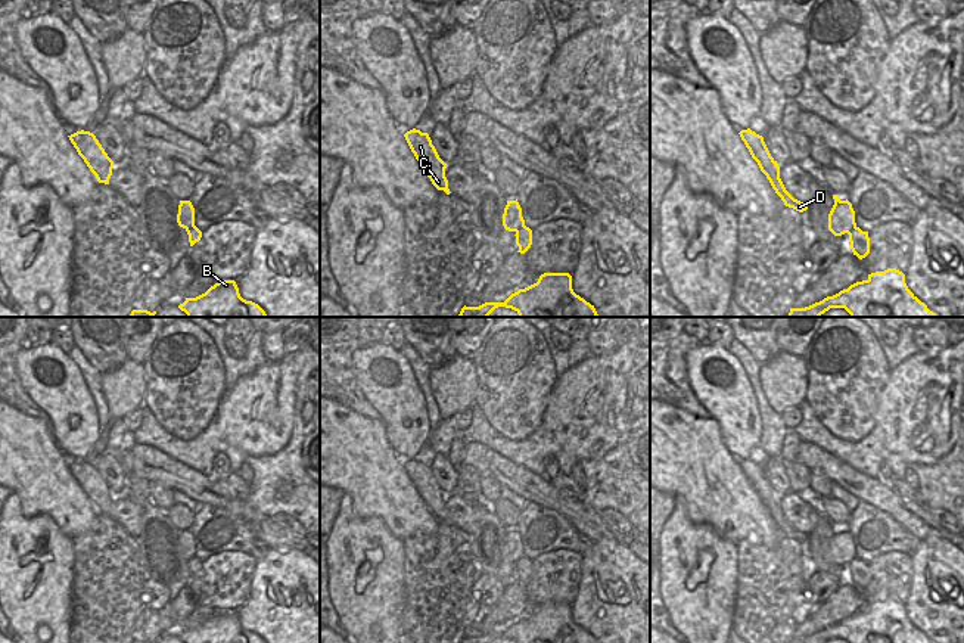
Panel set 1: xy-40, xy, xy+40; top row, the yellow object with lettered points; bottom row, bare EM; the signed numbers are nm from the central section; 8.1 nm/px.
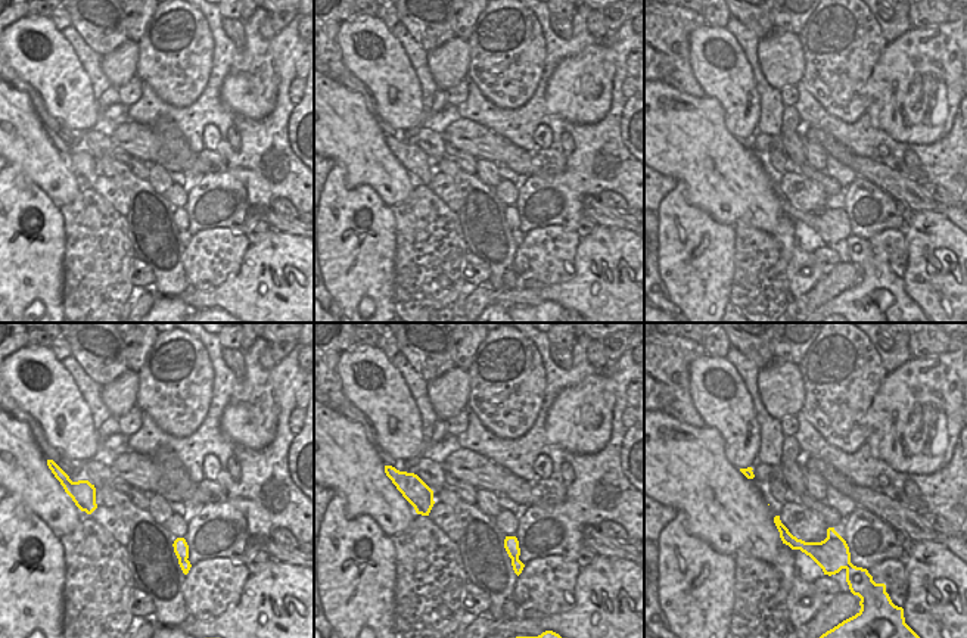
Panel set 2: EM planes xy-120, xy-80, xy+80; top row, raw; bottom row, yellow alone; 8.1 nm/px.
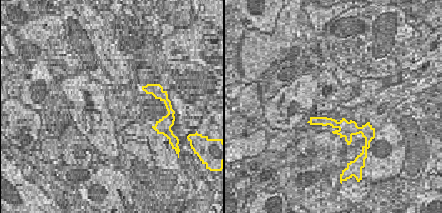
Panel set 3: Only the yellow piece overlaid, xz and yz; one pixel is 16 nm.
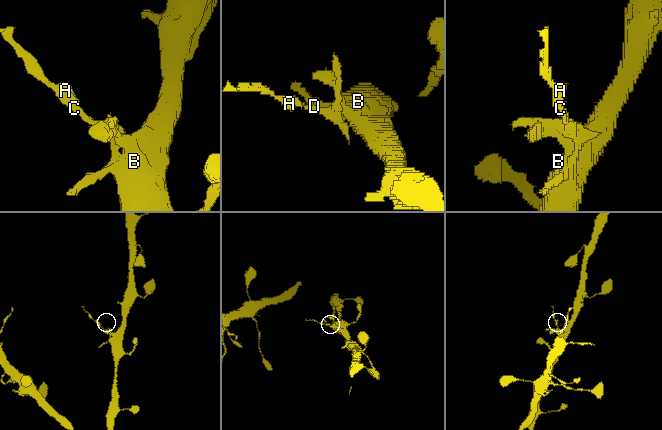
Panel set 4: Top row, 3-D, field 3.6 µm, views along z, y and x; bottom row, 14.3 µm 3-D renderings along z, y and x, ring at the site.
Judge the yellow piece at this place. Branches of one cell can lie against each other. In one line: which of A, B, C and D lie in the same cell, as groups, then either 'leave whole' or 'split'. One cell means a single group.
A C D / B; split

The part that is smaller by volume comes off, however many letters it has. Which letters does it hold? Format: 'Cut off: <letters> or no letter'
Cut off: A, C, D

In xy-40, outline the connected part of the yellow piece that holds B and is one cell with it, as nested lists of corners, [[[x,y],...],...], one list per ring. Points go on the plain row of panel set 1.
[[[221,611],[196,628],[186,628],[184,643],[265,643],[258,634],[240,627],[234,611]]]

